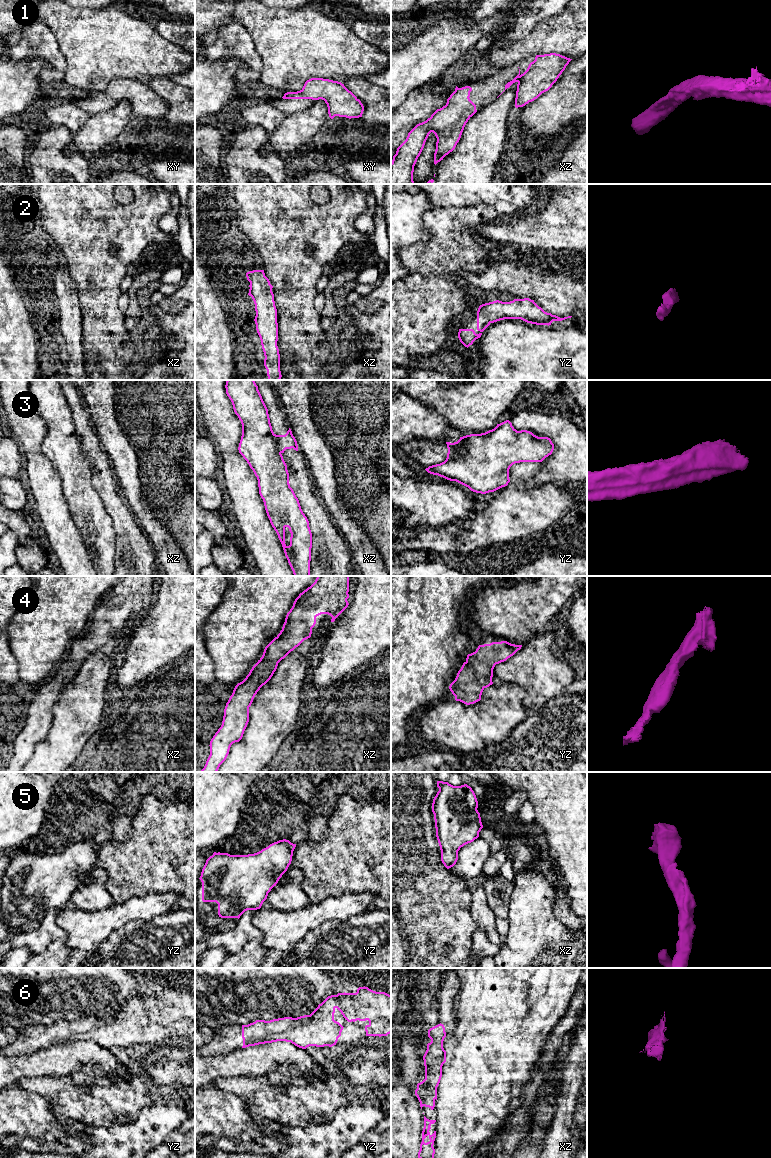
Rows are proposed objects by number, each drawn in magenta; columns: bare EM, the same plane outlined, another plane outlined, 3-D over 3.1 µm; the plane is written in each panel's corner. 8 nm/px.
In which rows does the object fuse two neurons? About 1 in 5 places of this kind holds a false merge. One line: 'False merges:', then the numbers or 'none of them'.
False merges: 3

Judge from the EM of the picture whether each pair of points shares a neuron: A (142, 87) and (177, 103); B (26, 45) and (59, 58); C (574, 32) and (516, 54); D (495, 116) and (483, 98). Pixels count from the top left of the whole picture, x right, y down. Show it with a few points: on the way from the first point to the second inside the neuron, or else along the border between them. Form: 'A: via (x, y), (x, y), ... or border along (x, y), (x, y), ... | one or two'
A: border along (144, 82), (161, 98) | two
B: via (34, 45), (43, 45), (51, 53) | one
C: via (560, 34), (550, 35), (530, 45) | one
D: border along (496, 97), (477, 111) | two

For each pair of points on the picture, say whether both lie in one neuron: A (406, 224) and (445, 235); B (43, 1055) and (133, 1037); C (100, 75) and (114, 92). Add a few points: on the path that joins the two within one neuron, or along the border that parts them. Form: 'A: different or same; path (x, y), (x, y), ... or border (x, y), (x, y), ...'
A: different; border (432, 208), (422, 223), (433, 235), (412, 245)
B: different; border (74, 1042), (94, 1041), (109, 1049)
C: different; border (130, 78), (113, 78), (103, 90), (89, 93)

